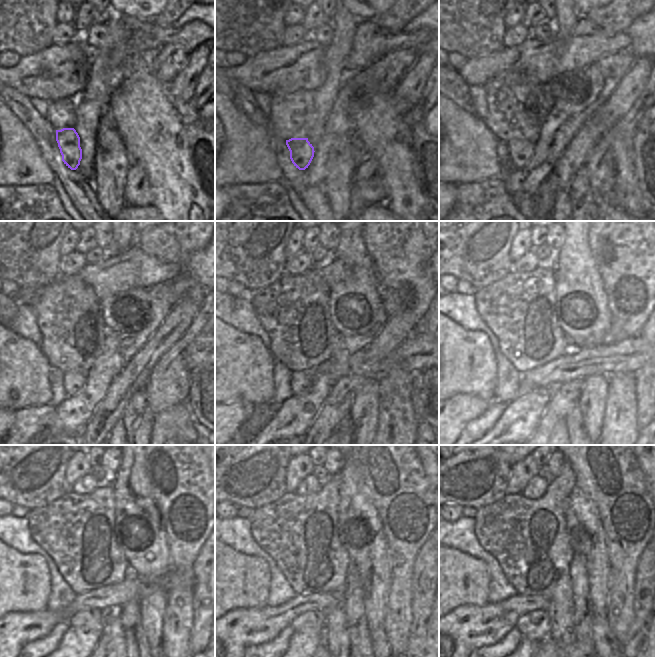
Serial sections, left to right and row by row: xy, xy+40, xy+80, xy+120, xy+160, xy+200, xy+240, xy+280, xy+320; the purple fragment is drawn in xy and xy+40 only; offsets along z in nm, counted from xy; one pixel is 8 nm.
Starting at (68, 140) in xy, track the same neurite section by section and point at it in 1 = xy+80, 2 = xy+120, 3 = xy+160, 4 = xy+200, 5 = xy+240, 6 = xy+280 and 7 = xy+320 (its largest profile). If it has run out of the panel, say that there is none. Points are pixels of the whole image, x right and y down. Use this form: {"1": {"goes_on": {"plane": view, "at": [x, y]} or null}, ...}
{"1": {"goes_on": {"plane": "xy+80", "at": [521, 151]}}, "2": {"goes_on": {"plane": "xy+120", "at": [73, 381]}}, "3": {"goes_on": {"plane": "xy+160", "at": [300, 381]}}, "4": {"goes_on": {"plane": "xy+200", "at": [524, 387]}}, "5": {"goes_on": {"plane": "xy+240", "at": [84, 618]}}, "6": {"goes_on": {"plane": "xy+280", "at": [314, 620]}}, "7": {"goes_on": {"plane": "xy+320", "at": [535, 625]}}}

